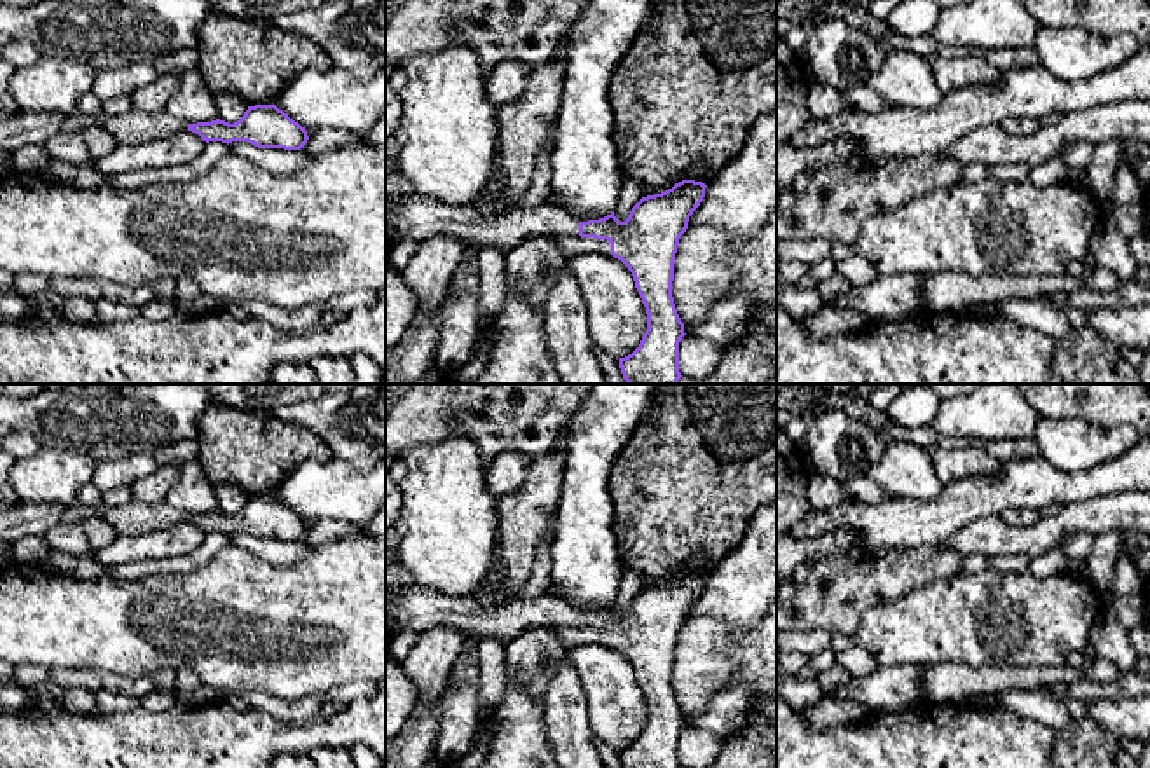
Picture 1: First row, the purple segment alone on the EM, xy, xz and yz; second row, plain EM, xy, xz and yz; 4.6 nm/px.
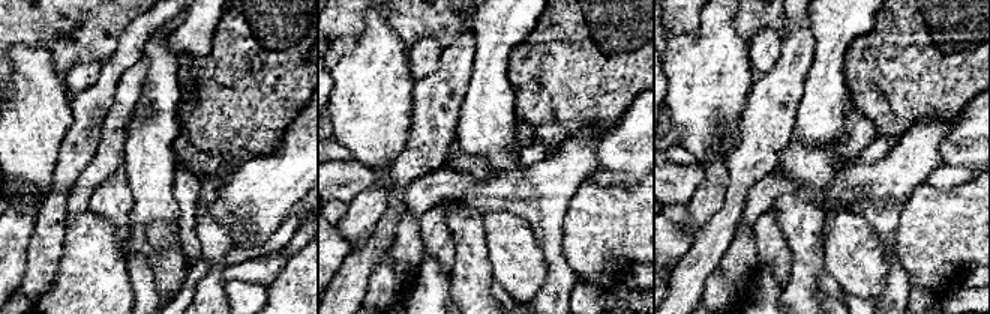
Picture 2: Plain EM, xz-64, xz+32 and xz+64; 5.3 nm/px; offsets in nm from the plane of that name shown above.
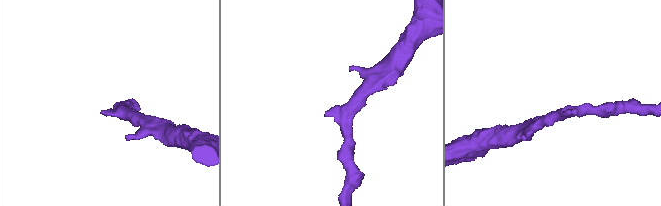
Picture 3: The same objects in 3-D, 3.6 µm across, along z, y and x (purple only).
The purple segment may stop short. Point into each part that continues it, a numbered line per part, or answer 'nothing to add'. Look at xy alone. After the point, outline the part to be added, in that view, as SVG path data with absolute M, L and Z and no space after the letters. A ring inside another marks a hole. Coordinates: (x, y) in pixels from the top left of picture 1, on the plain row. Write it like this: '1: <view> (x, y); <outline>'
1: xy (25, 519); M19 501L0 511L0 539L12 545L26 536L44 536L58 524L80 524L91 517L101 517L120 534L141 534L188 520L185 511L175 510L166 501L157 504L133 501L124 506L105 503L86 506L77 501L72 504Z

